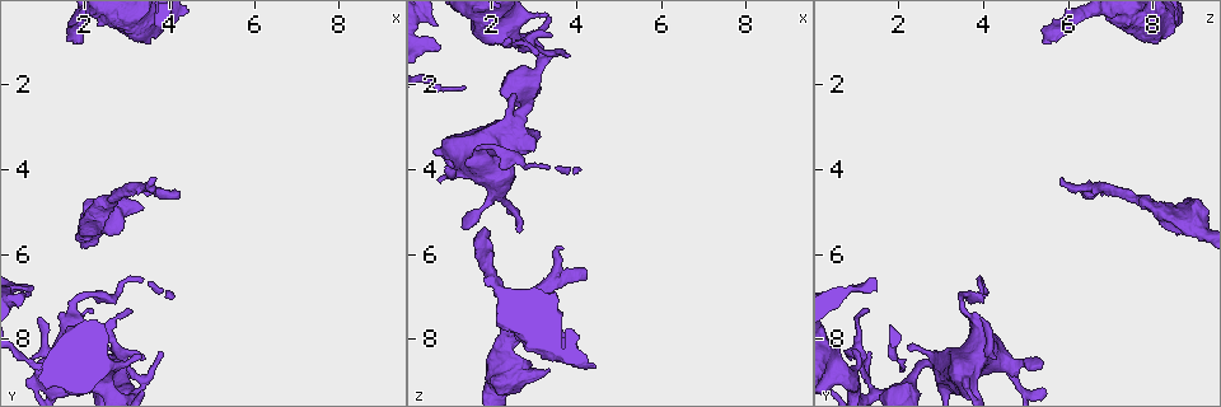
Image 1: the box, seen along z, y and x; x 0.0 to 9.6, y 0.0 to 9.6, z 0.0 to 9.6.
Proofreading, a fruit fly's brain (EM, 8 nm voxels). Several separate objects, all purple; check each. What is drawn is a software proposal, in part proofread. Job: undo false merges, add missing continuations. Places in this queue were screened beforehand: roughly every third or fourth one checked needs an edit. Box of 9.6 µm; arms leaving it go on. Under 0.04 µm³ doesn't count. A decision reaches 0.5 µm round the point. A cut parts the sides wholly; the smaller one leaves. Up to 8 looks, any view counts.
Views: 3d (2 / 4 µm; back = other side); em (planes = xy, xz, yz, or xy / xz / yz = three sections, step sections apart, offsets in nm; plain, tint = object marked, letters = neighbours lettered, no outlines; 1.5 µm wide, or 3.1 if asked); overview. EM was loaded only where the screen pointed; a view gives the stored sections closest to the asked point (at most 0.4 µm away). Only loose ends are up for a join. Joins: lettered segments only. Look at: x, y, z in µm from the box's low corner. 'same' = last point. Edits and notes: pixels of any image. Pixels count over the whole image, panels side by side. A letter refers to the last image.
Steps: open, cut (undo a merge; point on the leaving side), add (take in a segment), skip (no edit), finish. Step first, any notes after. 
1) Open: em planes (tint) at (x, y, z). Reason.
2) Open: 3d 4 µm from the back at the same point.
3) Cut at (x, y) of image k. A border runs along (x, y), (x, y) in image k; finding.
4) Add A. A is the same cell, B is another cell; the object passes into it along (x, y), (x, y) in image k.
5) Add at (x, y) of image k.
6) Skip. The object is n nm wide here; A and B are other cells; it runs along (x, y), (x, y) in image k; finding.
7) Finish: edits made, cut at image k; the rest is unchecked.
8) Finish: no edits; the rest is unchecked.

Open: em planes (letters) at (4.20, 4.60, 6.55). Free end.

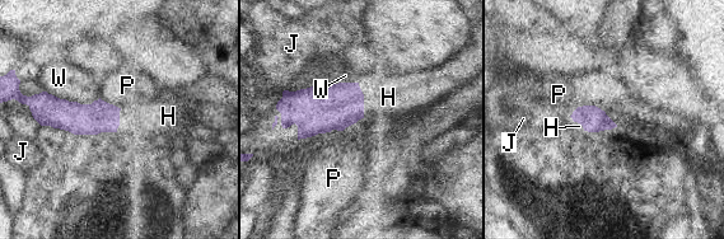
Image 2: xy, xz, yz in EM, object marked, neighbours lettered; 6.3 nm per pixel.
Add H. The object is 160 nm wide here; H is the same cell, J, P and W are other cells; the object passes into it along (325, 107), (363, 99), (388, 97) in image 2; the neuron continues.

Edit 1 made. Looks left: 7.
Open: overview.

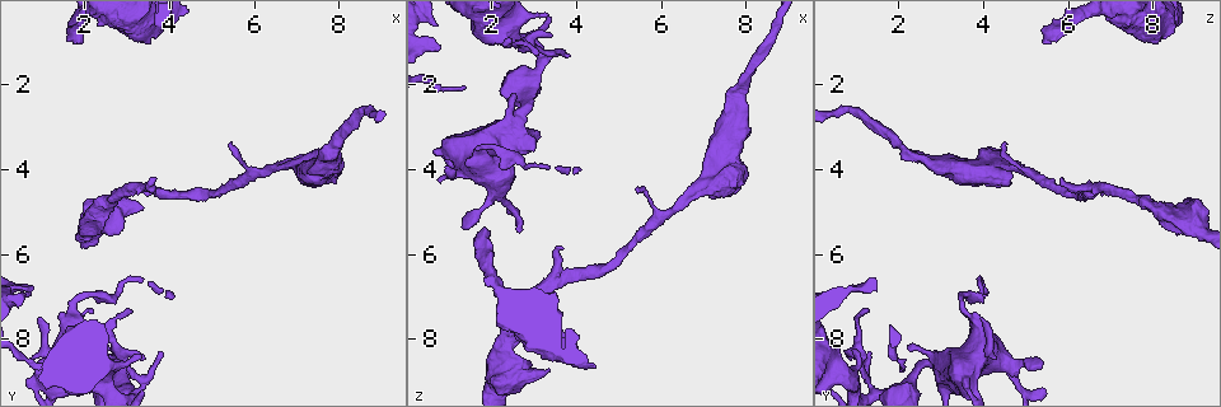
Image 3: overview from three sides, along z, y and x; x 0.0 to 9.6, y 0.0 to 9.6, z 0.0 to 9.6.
Open: em planes (plain) at (1.85, 1.00, 5.35). An open end.

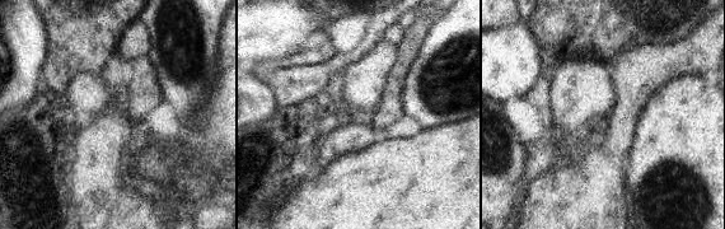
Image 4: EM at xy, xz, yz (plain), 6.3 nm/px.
Open: em planes (tint) at the same point. With the object marked.

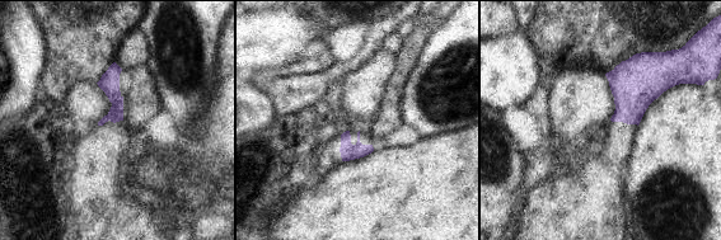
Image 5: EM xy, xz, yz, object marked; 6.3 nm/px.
Open: em planes (letters) at the same point.

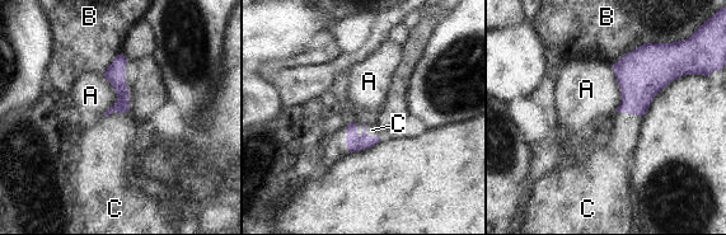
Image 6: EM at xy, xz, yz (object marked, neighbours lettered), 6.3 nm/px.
Add C. C is the same cell, A and B are other cells; it goes on there.

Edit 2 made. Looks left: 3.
Open: overview.

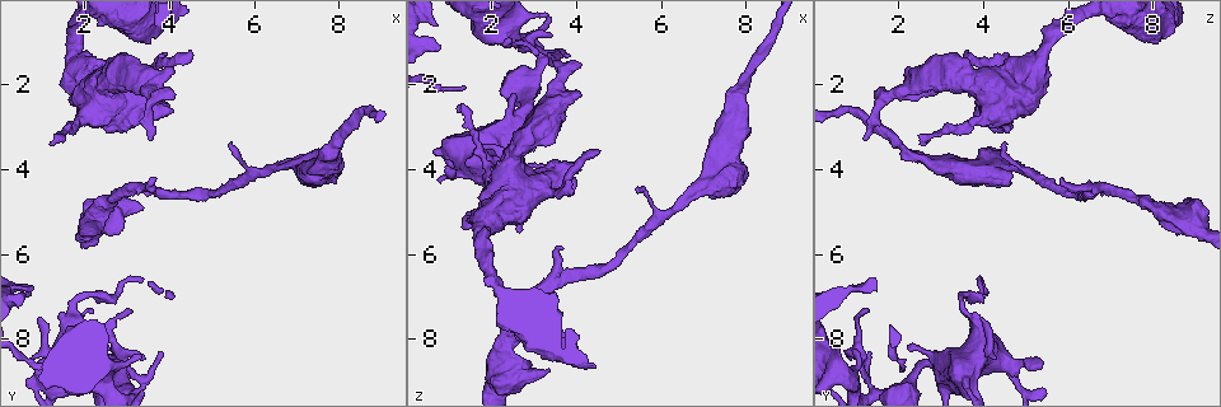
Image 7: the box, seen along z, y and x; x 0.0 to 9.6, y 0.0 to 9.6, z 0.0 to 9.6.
Open: 3d 4 µm from the back at (0.60, 9.05, 3.55). An open end.

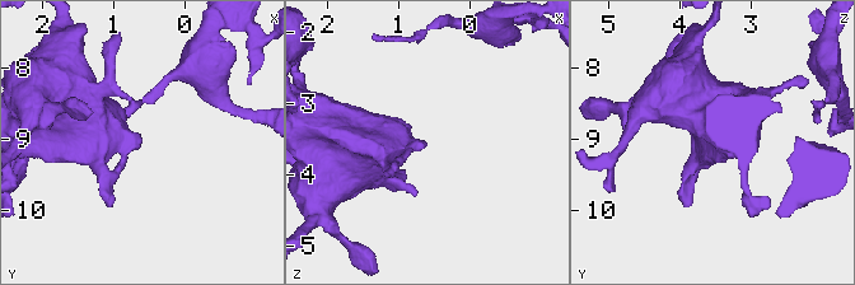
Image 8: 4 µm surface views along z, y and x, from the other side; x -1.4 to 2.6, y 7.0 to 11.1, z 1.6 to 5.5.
Open: em planes (letters) at (0.60, 9.05, 3.60).

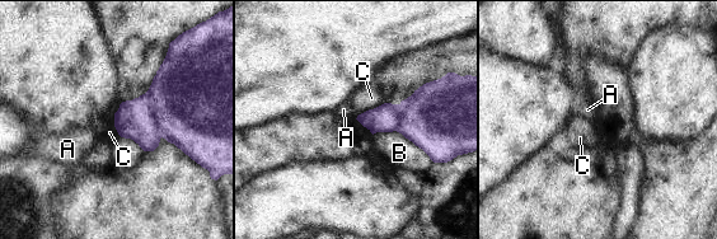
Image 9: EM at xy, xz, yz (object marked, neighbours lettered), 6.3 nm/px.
Skip. A, B and C are other cells; none of them fits.

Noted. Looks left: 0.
Finish: edits made, add at image 2, add at image 6; the rest is unchecked.

